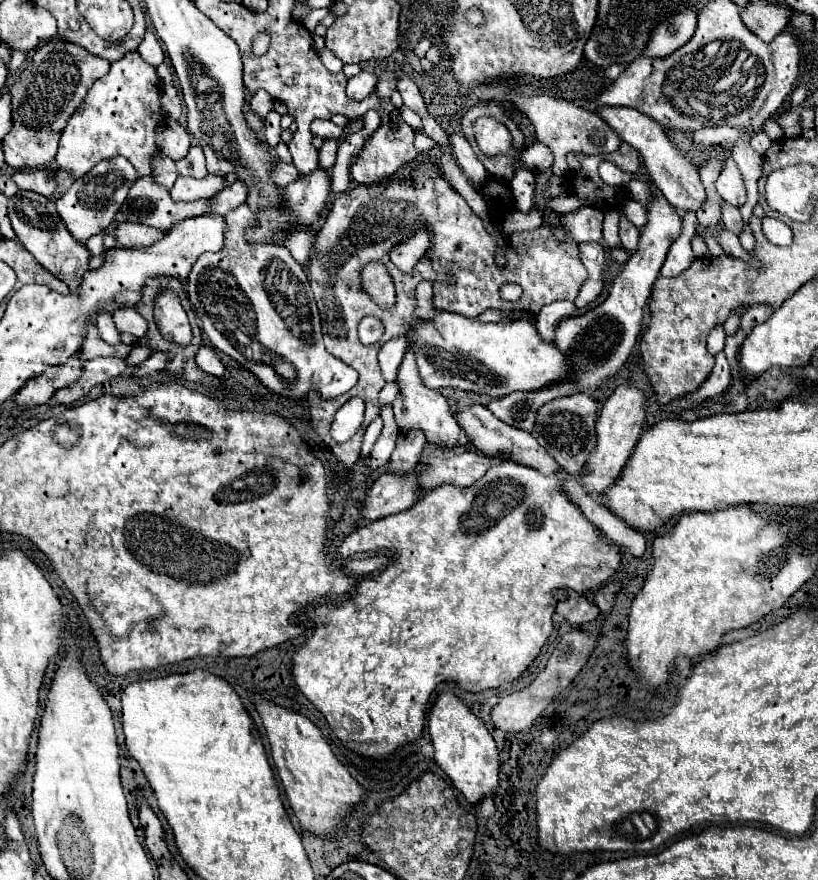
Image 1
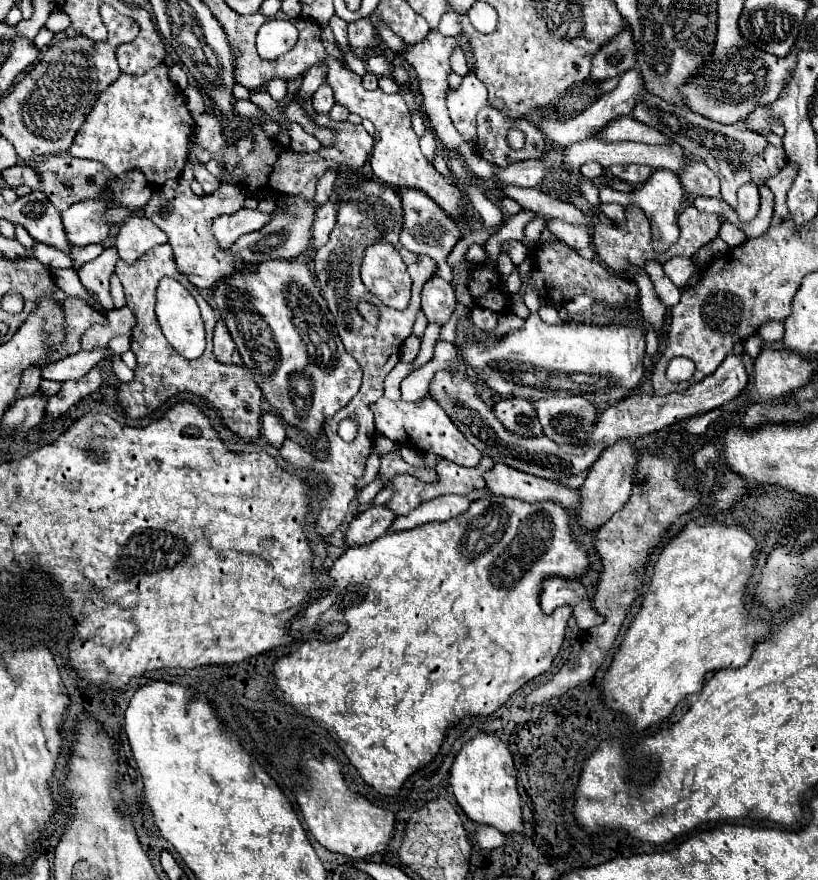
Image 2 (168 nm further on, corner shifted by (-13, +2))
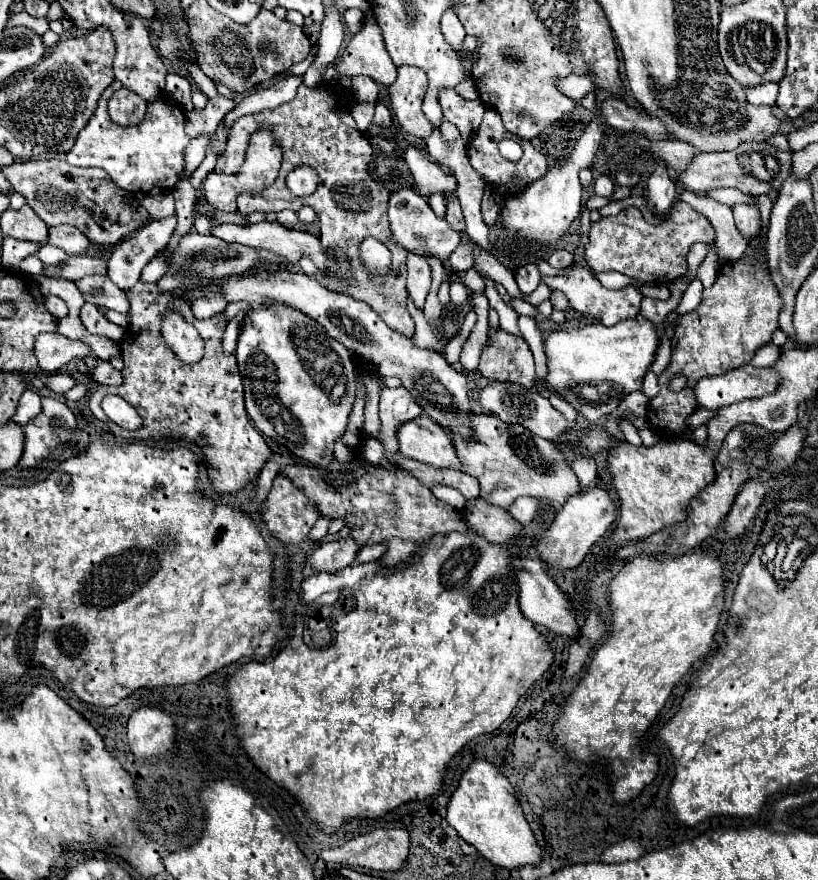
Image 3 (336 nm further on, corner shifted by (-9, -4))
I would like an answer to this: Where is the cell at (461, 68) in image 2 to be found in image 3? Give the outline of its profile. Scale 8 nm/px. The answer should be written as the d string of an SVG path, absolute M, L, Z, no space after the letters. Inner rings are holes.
M468 79L468 81L462 81L462 83L456 87L456 91L458 91L458 95L460 95L462 99L466 99L466 101L478 99L478 91L476 91L476 87L474 87L472 79Z

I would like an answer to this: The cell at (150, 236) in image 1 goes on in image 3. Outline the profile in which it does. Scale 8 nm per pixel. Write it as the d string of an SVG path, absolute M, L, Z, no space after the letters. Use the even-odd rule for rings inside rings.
M176 215L170 219L150 221L142 227L142 231L136 231L130 239L118 243L108 261L108 279L122 291L134 287L134 283L140 279L142 267L168 245L174 229Z

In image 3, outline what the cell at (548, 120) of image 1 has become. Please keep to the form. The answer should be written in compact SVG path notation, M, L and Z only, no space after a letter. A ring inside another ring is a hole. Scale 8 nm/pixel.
M652 141L650 151L658 155L674 173L686 171L690 159L696 155L696 149L684 141Z

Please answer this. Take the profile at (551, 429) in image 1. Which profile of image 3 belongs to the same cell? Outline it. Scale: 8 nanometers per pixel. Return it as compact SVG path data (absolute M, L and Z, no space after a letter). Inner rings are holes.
M496 381L486 385L480 395L478 395L478 403L482 405L482 413L486 415L496 415L498 419L502 419L508 425L516 425L520 423L522 427L526 427L528 431L536 433L538 437L544 437L552 443L558 443L558 439L570 429L568 421L564 419L562 413L558 413L548 399L544 399L542 395L538 395L536 391L522 387L518 383L510 383L510 381Z

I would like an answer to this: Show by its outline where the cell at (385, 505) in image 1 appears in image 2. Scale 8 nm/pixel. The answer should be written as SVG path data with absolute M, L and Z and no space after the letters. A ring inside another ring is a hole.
M372 505L364 513L360 513L358 519L354 519L350 523L346 543L350 547L366 545L368 541L374 541L380 535L384 535L390 529L390 525L394 523L394 519L396 519L396 515L392 513L392 509L388 505Z

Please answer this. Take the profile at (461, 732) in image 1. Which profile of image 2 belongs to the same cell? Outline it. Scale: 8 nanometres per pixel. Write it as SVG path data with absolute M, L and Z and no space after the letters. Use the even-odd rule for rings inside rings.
M480 731L470 741L466 741L452 763L450 787L458 805L472 821L492 825L502 833L522 833L522 809L520 795L516 791L516 769L512 755L500 737Z

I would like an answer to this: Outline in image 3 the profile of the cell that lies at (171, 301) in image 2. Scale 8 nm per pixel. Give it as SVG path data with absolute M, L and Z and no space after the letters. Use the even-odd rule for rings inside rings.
M176 311L166 312L162 323L162 335L168 347L184 361L196 363L204 355L204 343L194 325L182 321L182 315Z

